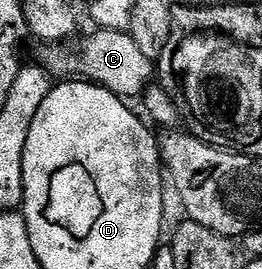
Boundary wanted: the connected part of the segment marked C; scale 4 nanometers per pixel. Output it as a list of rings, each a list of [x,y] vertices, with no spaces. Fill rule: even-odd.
[[[96,30],[81,52],[75,52],[72,46],[49,44],[41,47],[39,67],[52,78],[83,78],[85,81],[109,88],[115,96],[143,97],[144,89],[153,83],[152,68],[154,61],[146,58],[131,34],[124,30]]]

